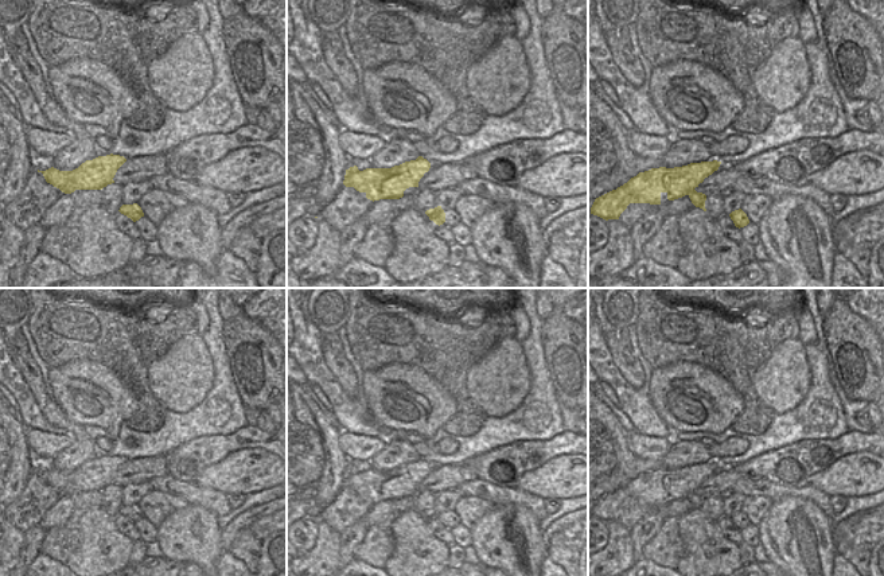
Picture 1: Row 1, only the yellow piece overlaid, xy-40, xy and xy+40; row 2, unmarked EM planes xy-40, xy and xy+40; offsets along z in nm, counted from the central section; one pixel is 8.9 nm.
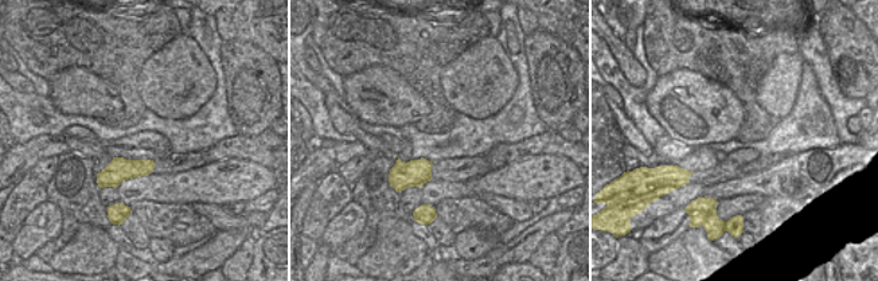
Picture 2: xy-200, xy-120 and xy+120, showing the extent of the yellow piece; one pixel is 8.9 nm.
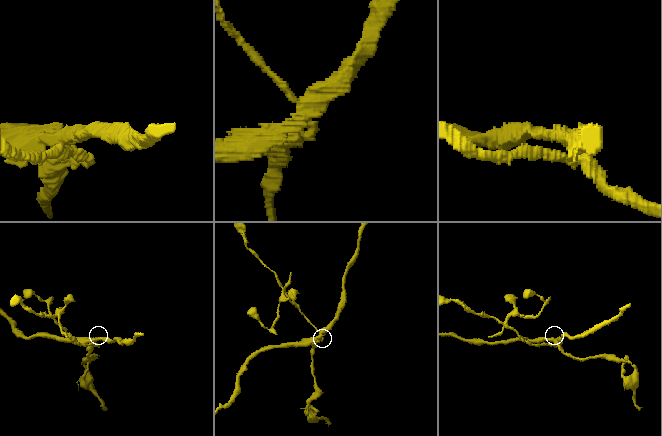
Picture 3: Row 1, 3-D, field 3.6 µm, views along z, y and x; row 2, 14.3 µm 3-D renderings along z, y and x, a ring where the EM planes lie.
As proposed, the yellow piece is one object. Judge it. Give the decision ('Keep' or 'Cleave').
Cleave

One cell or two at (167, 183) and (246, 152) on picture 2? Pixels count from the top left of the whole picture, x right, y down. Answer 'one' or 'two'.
two

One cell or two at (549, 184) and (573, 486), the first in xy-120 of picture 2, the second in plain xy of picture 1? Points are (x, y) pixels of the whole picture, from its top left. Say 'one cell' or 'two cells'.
one cell

